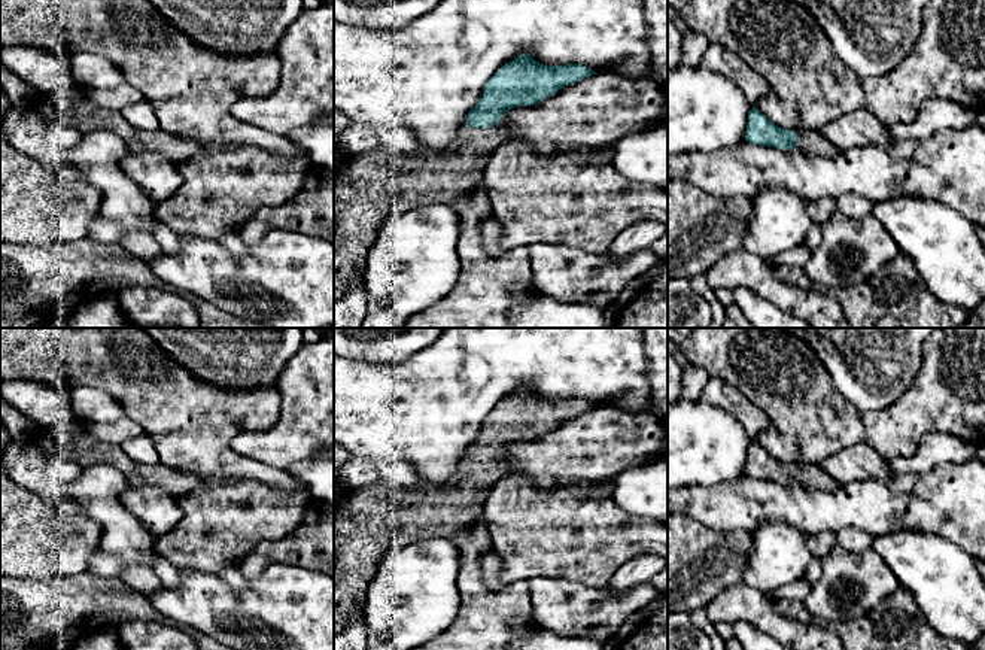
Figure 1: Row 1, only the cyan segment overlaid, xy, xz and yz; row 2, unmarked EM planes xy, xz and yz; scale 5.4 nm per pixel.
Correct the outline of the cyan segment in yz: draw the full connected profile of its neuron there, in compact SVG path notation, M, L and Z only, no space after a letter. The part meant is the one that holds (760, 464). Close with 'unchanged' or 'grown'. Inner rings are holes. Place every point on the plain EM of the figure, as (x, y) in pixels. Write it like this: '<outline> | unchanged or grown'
M756 441L748 449L745 476L782 485L791 485L799 479L803 488L812 490L837 490L840 488L818 464L806 464L799 468L784 464Z | grown

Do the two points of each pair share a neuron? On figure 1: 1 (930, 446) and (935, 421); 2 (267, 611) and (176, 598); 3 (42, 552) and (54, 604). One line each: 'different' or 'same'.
1: different
2: same
3: different

